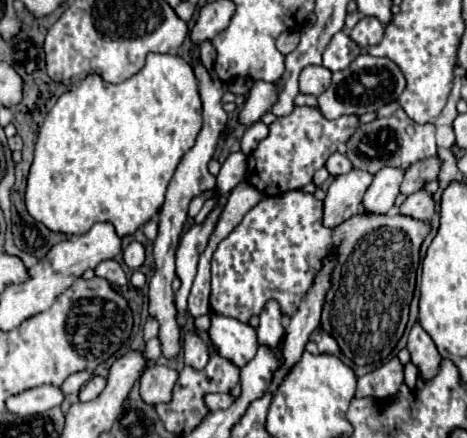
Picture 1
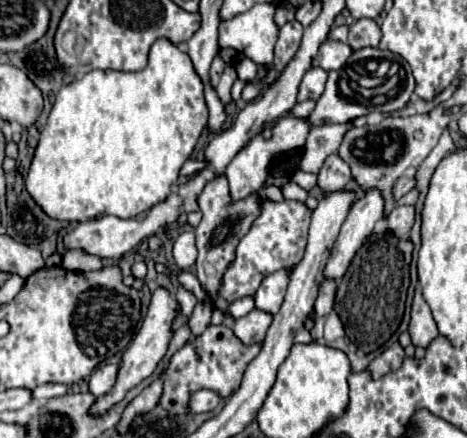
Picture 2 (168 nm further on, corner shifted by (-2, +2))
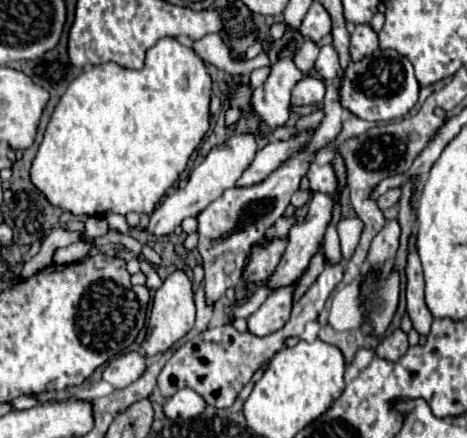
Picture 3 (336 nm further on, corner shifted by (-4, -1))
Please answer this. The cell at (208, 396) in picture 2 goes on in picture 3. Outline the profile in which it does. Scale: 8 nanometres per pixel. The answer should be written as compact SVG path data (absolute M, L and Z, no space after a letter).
M184 389L184 391L178 391L172 399L168 399L168 403L164 403L164 413L170 419L190 419L200 415L206 407L208 405L202 395L198 395L192 389Z

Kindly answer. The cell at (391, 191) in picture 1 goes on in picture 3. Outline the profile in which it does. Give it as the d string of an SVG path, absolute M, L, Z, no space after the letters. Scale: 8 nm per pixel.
M350 217L350 219L342 219L338 223L338 235L340 235L340 249L342 249L342 261L350 261L350 257L354 255L360 235L364 231L364 223L360 221L360 217Z

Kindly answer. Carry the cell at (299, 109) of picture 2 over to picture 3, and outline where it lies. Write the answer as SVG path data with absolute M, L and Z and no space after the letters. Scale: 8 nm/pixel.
M318 109L318 111L310 113L310 115L304 115L304 117L298 119L296 129L298 129L298 131L304 131L304 129L316 129L322 117L324 117L324 111L322 111L322 109Z

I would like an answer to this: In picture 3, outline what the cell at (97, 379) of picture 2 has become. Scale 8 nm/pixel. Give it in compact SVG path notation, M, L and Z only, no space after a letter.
M132 351L132 353L126 353L122 357L112 359L106 365L102 379L108 381L114 389L124 389L128 383L136 381L144 373L144 367L146 367L144 355L138 355Z

